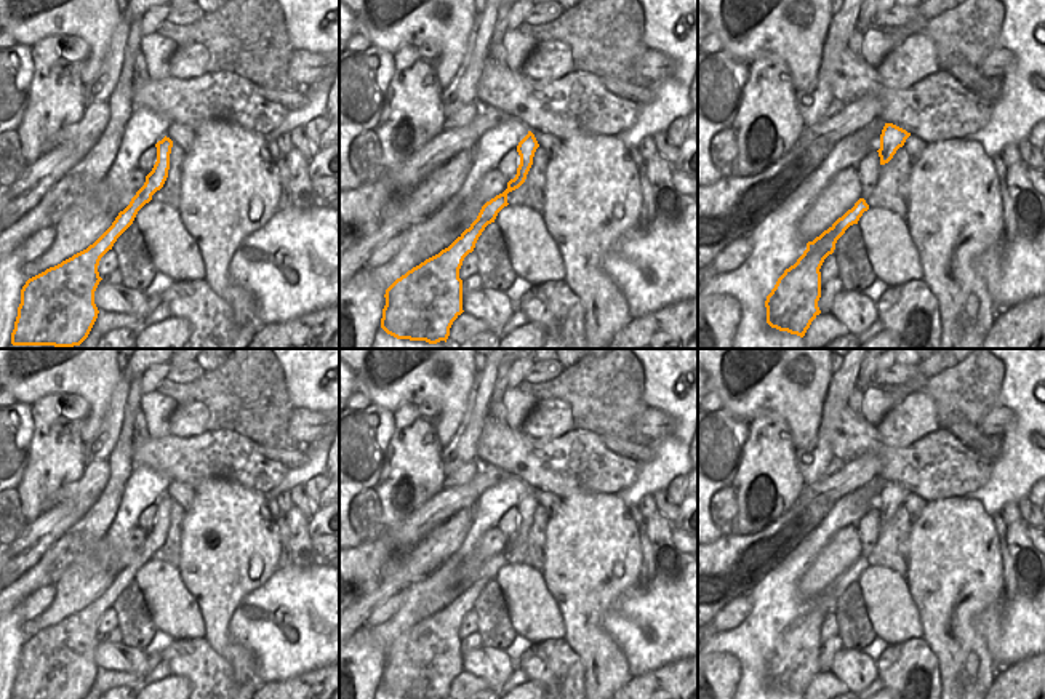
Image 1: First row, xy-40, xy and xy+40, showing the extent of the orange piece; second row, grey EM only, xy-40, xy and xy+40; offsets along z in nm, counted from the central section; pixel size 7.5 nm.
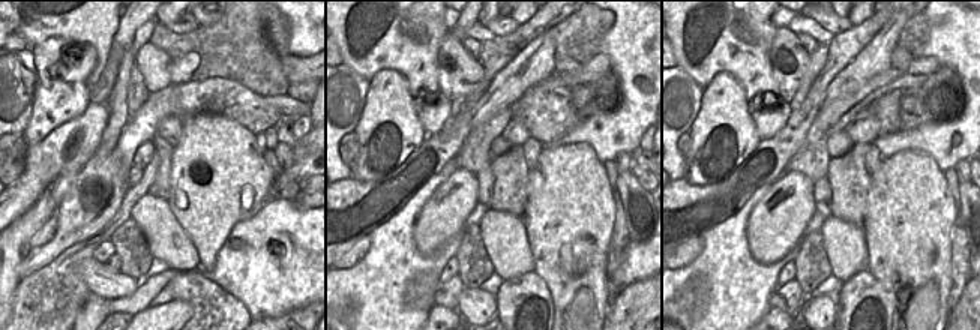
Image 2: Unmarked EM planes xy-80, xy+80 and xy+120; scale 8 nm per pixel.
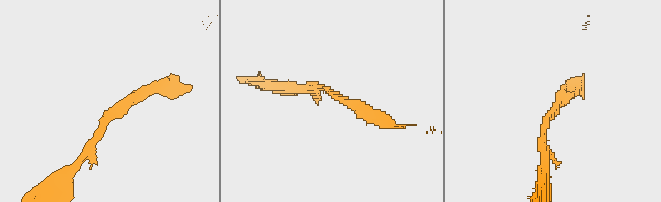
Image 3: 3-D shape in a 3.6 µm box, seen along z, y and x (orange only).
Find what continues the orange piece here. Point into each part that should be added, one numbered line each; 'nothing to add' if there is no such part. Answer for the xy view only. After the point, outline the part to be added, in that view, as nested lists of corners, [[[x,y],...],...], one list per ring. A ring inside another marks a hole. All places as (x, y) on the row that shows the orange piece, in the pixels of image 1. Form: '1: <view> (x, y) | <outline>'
nothing to add

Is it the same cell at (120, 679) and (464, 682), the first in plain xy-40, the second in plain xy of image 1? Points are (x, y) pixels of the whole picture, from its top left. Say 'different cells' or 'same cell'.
same cell

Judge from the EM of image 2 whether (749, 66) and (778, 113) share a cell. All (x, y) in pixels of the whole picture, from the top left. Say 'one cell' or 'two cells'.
two cells

